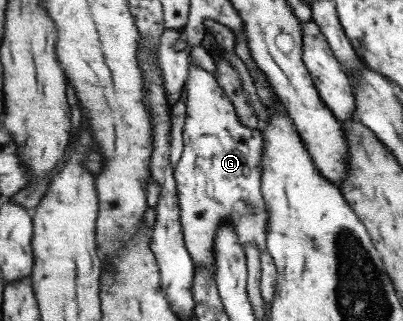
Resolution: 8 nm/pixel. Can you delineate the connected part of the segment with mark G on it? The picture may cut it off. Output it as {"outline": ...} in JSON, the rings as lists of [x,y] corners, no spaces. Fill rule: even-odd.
{"outline":[[[190,58],[190,73],[186,82],[187,118],[183,128],[184,149],[175,166],[175,179],[178,183],[178,198],[181,199],[181,223],[184,226],[185,245],[197,266],[203,266],[211,272],[217,270],[215,249],[217,232],[221,222],[227,218],[233,222],[241,245],[255,244],[262,252],[269,252],[267,234],[271,212],[265,195],[262,194],[263,157],[265,154],[265,132],[261,128],[253,129],[242,124],[236,107],[229,95],[218,83],[217,76],[198,68]]]}

